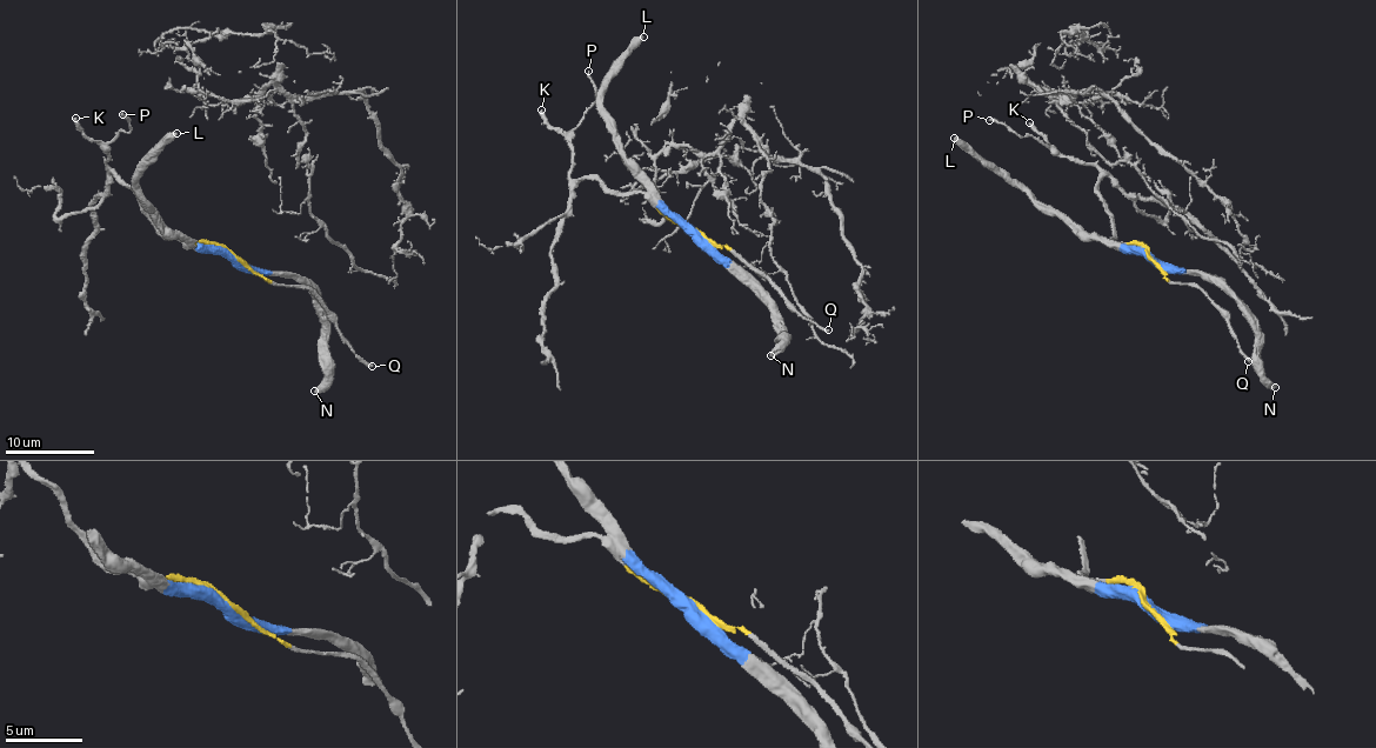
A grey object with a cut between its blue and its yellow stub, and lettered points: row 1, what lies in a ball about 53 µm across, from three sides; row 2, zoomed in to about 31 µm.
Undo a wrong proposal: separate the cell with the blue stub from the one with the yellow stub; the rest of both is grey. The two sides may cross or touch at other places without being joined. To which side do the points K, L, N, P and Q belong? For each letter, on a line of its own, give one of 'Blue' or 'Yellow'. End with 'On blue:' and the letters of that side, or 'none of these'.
K: Yellow
L: Blue
N: Blue
P: Yellow
Q: Yellow
On blue: L, N

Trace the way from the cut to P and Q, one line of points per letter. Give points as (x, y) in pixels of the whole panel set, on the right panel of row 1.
P: (1149, 256), (1139, 244), (1117, 245), (1113, 240), (1113, 218), (1100, 196), (1096, 167), (988, 120)
Q: (1149, 256), (1171, 282), (1193, 282), (1210, 300), (1248, 361)

